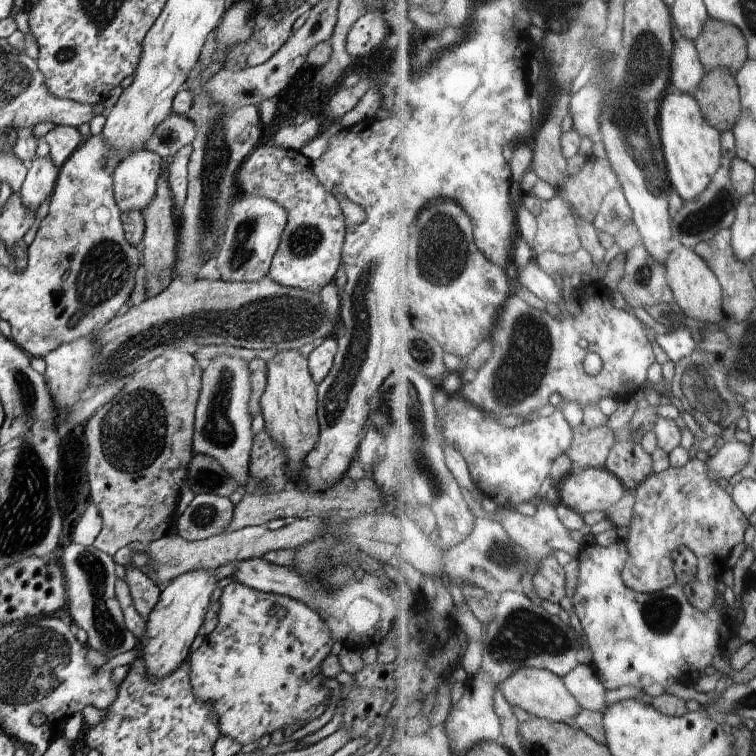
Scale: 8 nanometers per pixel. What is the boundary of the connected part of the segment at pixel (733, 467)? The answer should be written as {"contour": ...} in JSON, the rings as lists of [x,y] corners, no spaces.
{"contour":[[[734,437],[724,445],[717,455],[708,460],[709,472],[713,474],[713,480],[725,478],[731,482],[734,476],[742,470],[746,470],[747,464],[753,455],[753,444],[748,445],[736,440]]]}

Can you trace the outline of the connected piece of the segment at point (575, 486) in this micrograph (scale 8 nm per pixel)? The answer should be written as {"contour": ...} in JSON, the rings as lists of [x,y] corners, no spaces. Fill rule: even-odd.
{"contour":[[[608,468],[574,470],[564,478],[562,504],[583,515],[594,510],[606,511],[626,496],[625,482]]]}

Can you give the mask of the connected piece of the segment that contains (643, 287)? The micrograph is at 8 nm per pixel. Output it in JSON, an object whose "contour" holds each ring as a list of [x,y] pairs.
{"contour":[[[644,242],[626,251],[626,256],[626,273],[618,284],[626,300],[638,308],[660,302],[673,304],[675,292],[670,288],[667,262],[653,255]]]}

